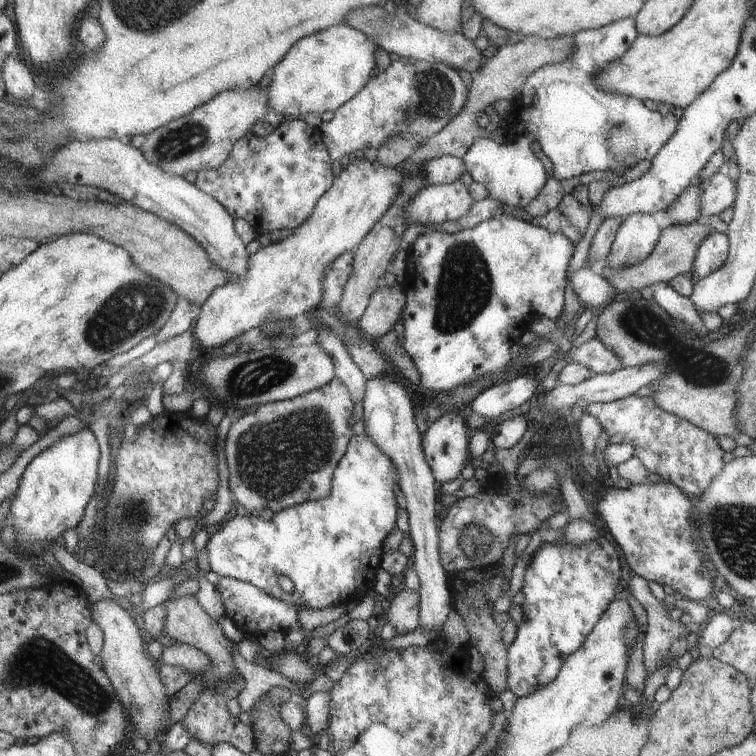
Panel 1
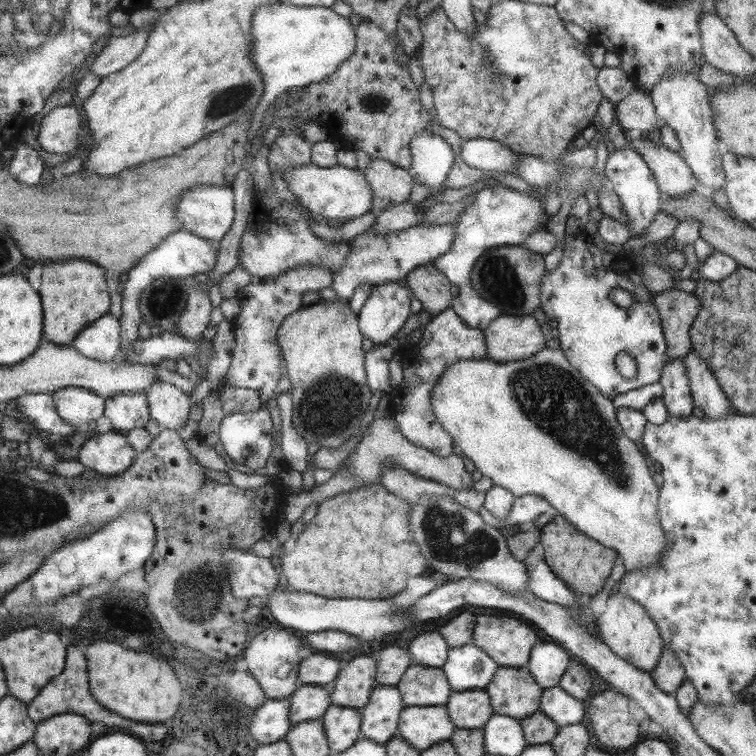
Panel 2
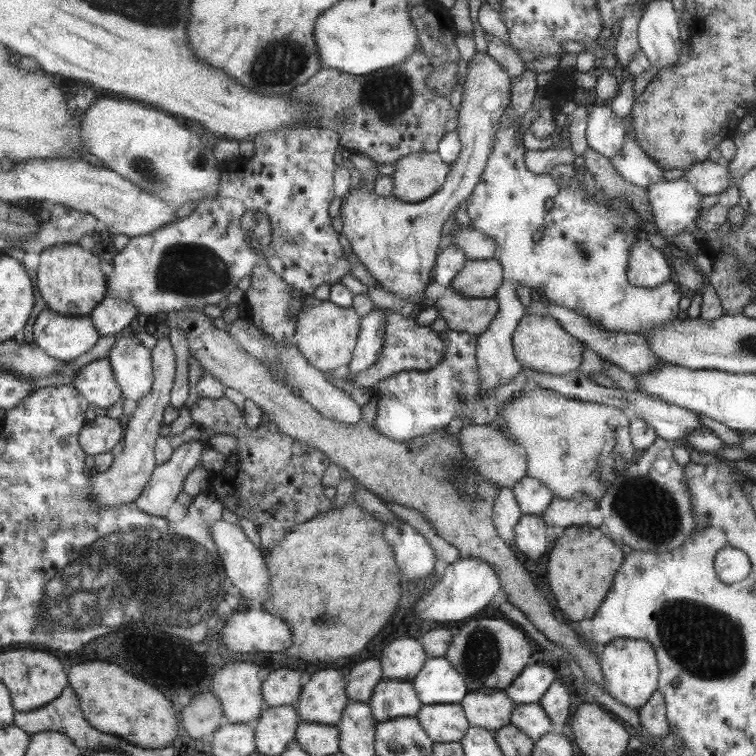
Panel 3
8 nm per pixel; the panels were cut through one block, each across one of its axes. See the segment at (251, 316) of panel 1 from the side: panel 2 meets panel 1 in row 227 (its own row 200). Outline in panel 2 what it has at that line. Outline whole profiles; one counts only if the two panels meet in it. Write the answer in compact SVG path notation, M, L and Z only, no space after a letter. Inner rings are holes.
M308 163L303 167L290 168L281 176L286 180L288 190L295 195L297 203L310 210L316 220L343 218L349 221L370 212L372 208L370 184L361 171L338 165L325 168Z

